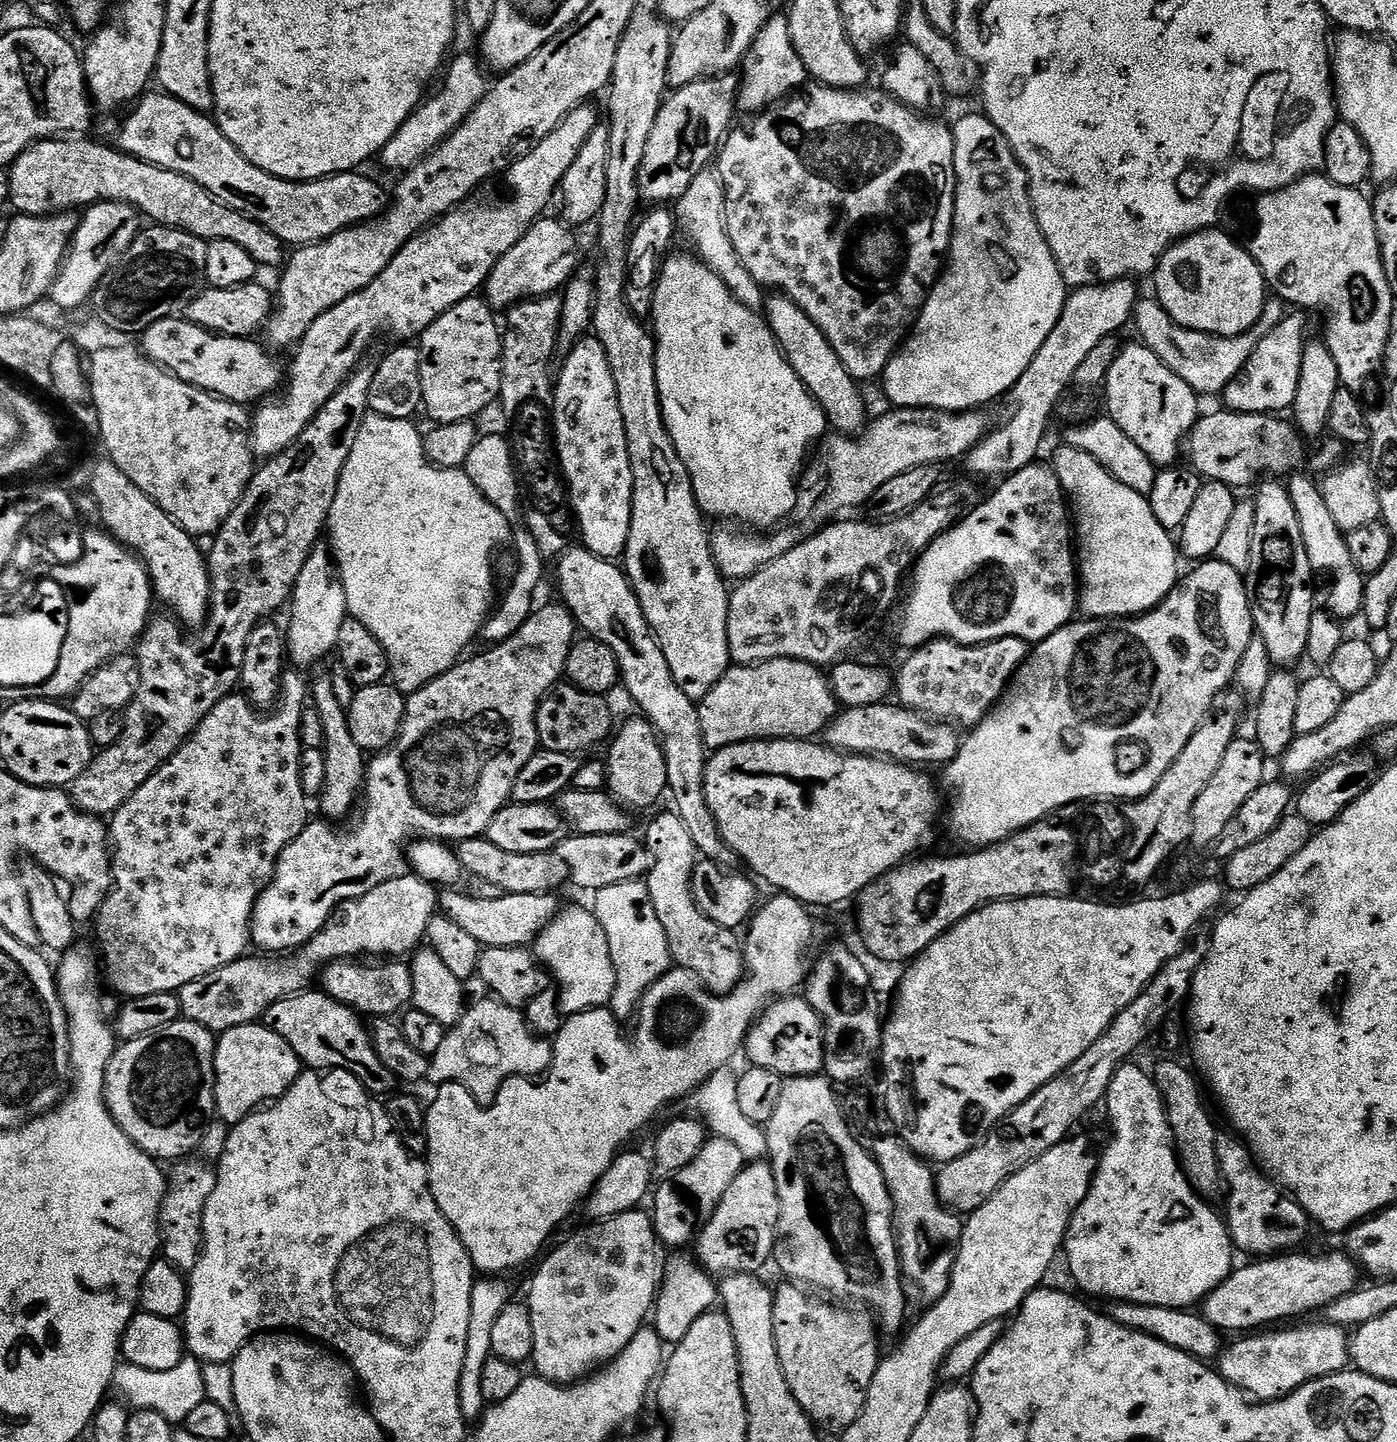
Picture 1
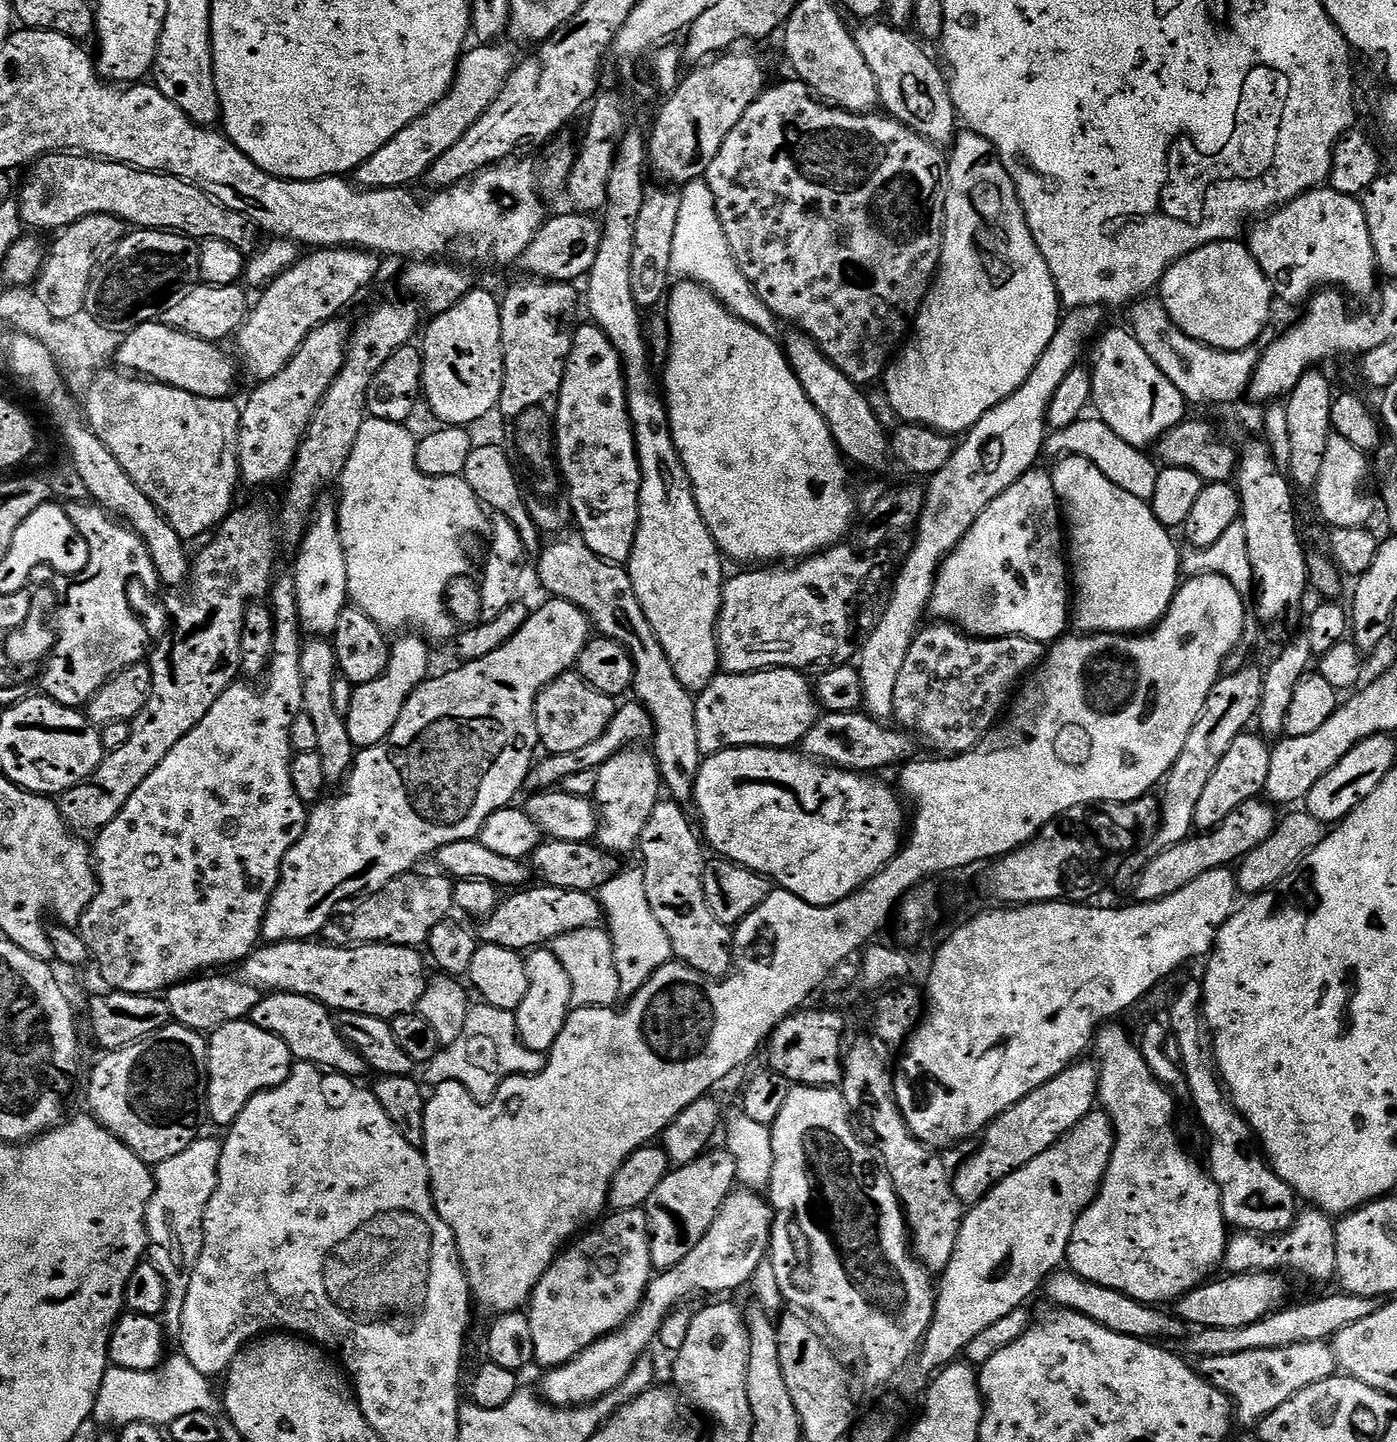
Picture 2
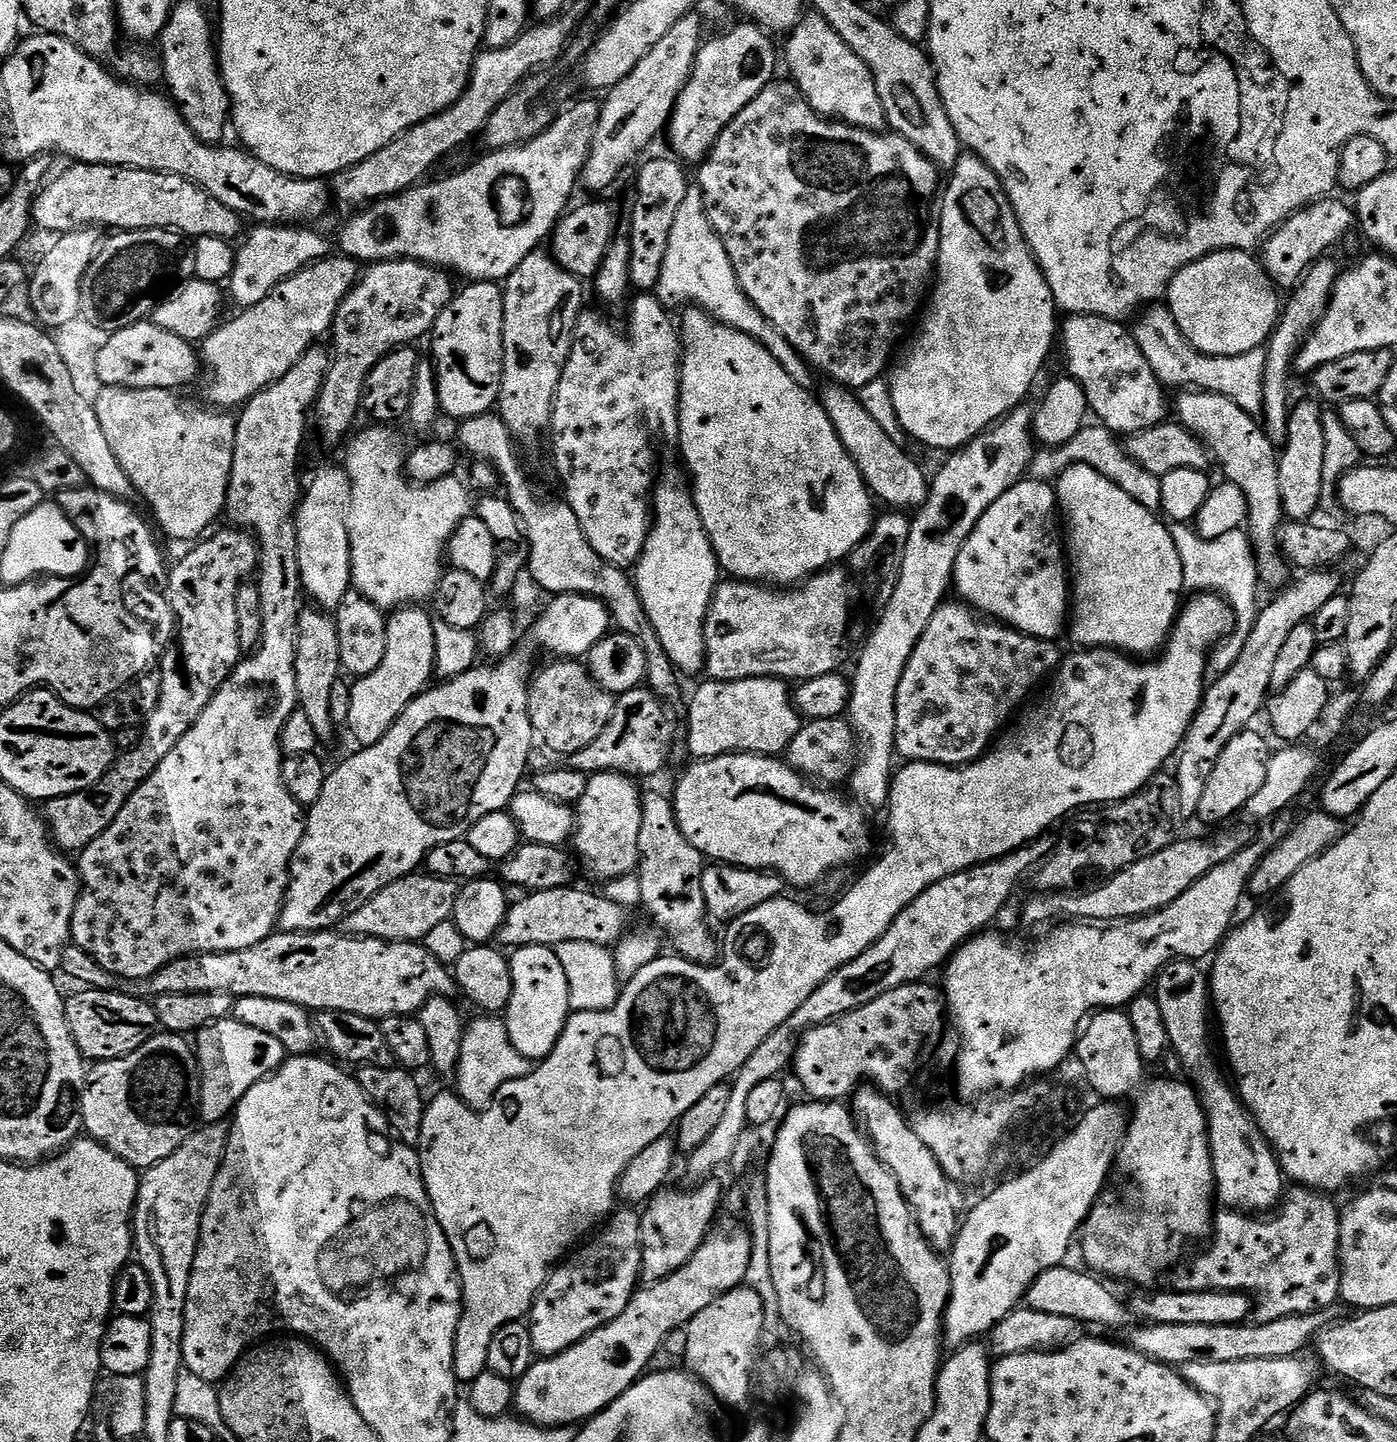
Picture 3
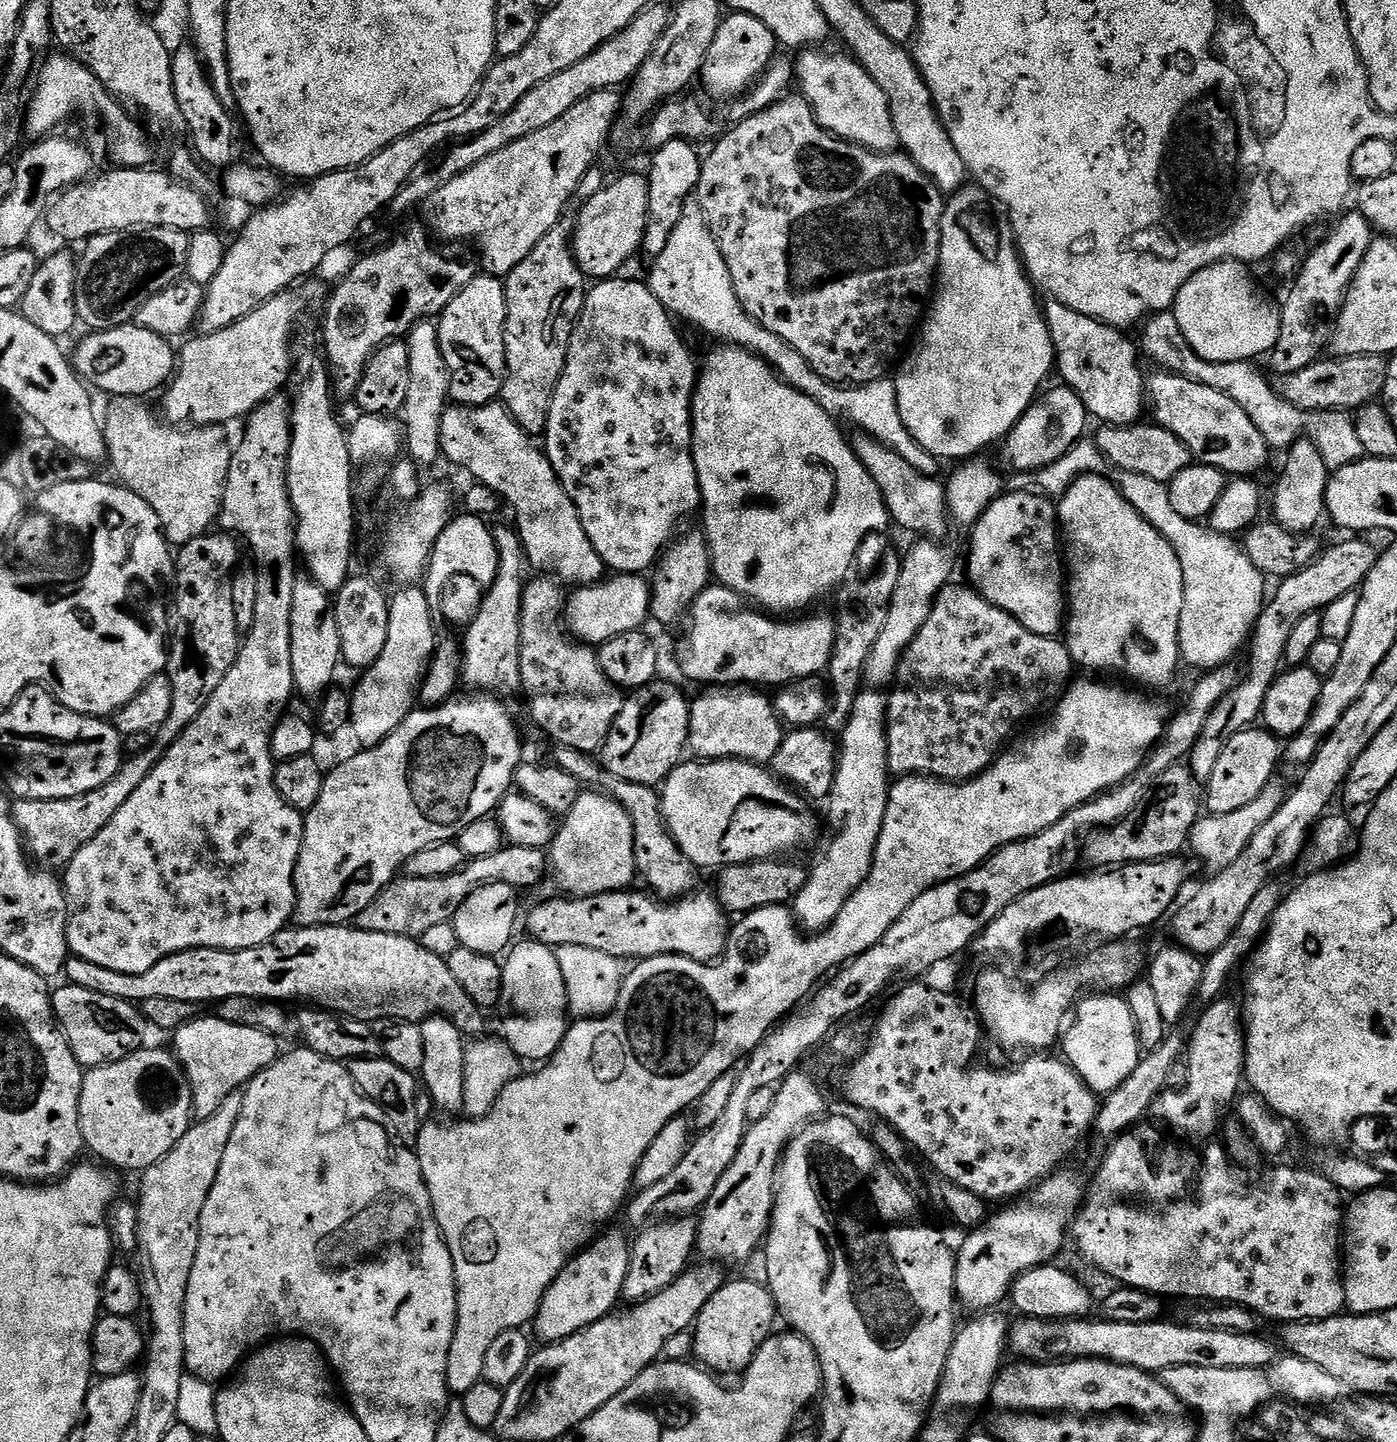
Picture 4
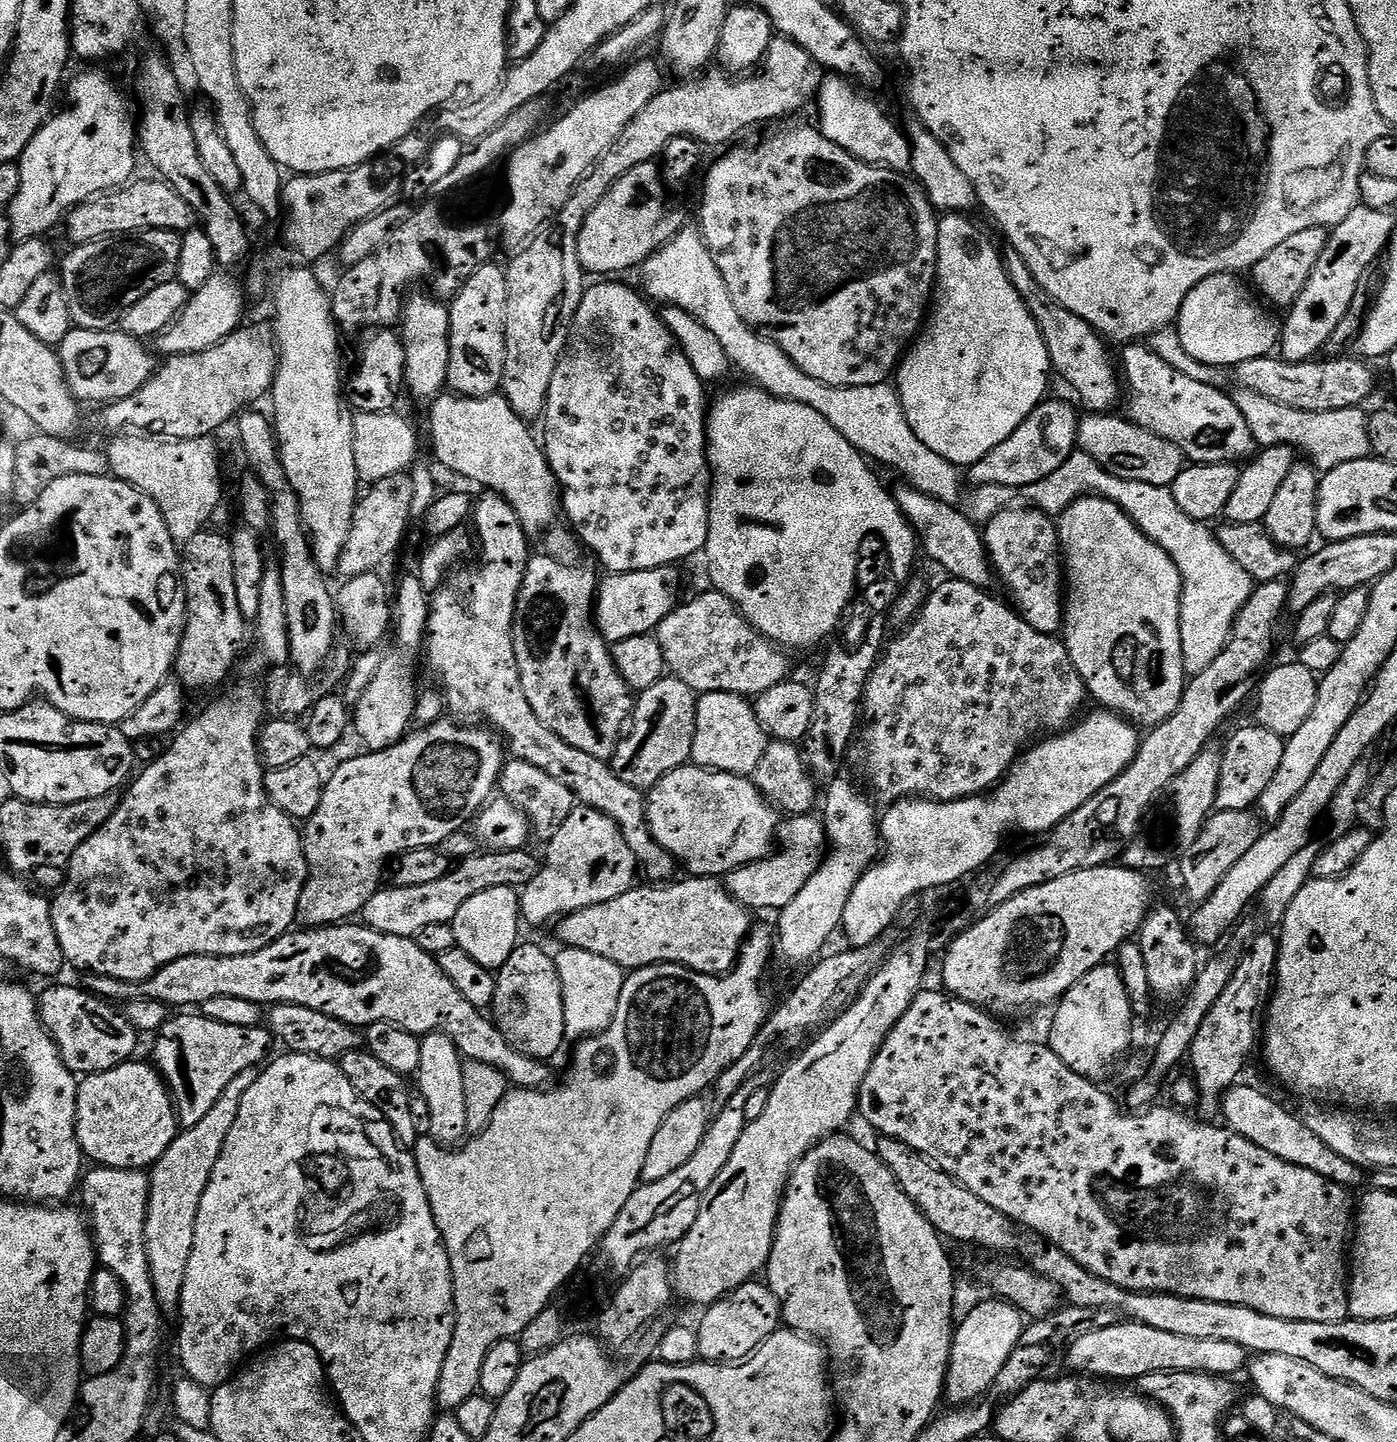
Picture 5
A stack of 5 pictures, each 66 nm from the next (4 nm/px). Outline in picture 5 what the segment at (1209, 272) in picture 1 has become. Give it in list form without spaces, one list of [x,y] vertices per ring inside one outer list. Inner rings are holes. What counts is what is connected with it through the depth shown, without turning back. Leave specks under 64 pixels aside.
[[[1219,272],[1198,282],[1198,286],[1186,294],[1180,315],[1174,321],[1186,354],[1217,370],[1232,370],[1237,364],[1250,362],[1250,358],[1273,355],[1280,343],[1282,328],[1278,320],[1276,324],[1257,293],[1240,280],[1243,279],[1239,275]]]

